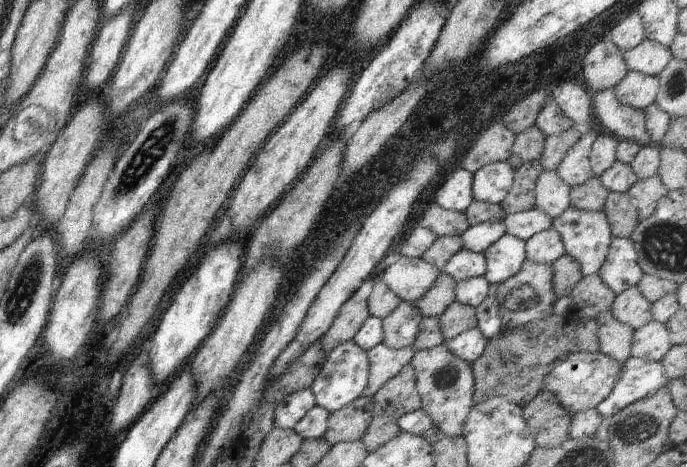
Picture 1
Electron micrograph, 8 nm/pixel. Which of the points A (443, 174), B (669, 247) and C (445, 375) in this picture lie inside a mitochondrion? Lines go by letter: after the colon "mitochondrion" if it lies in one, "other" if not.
A: other
B: mitochondrion
C: mitochondrion

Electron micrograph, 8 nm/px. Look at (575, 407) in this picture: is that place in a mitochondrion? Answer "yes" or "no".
no

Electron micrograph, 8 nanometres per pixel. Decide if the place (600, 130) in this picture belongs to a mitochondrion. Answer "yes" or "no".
no

